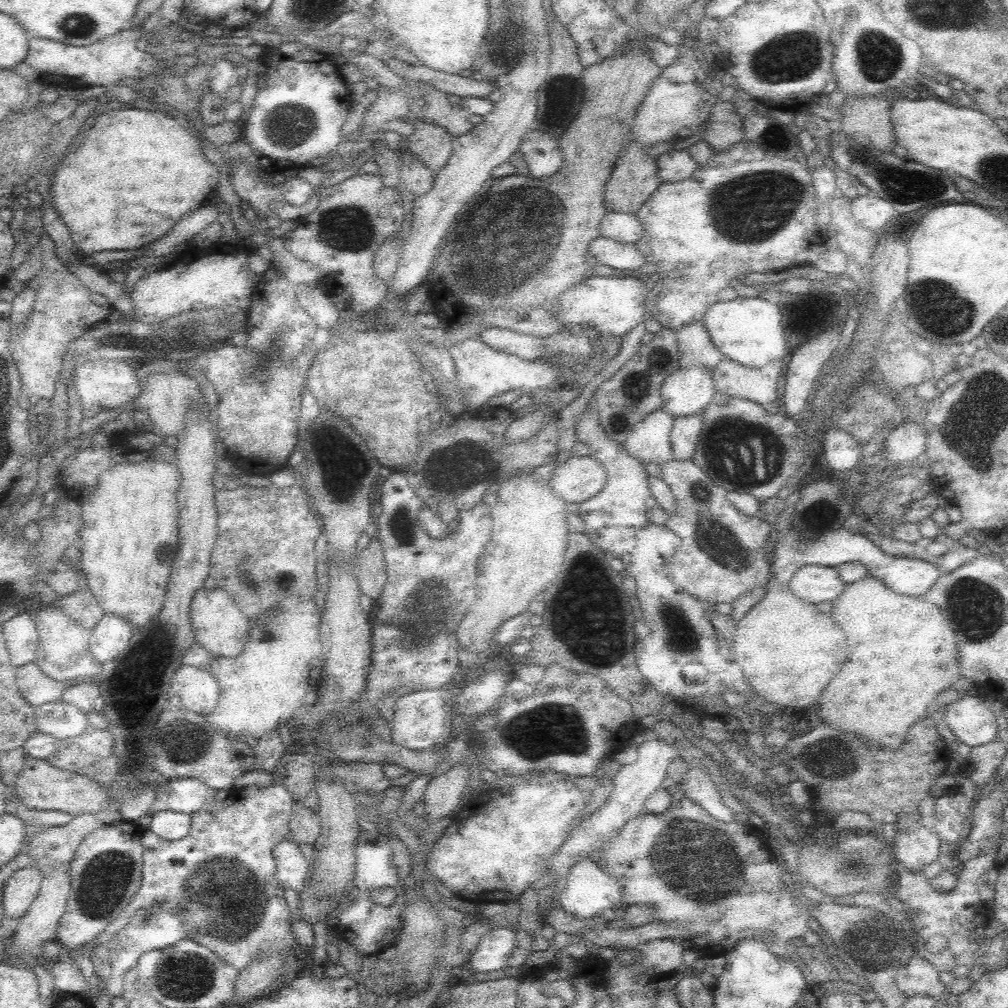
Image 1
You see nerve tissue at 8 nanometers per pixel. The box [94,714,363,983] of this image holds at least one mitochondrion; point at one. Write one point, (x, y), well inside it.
(223, 902)

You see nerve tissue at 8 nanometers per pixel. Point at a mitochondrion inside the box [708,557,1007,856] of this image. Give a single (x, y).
(972, 606)

